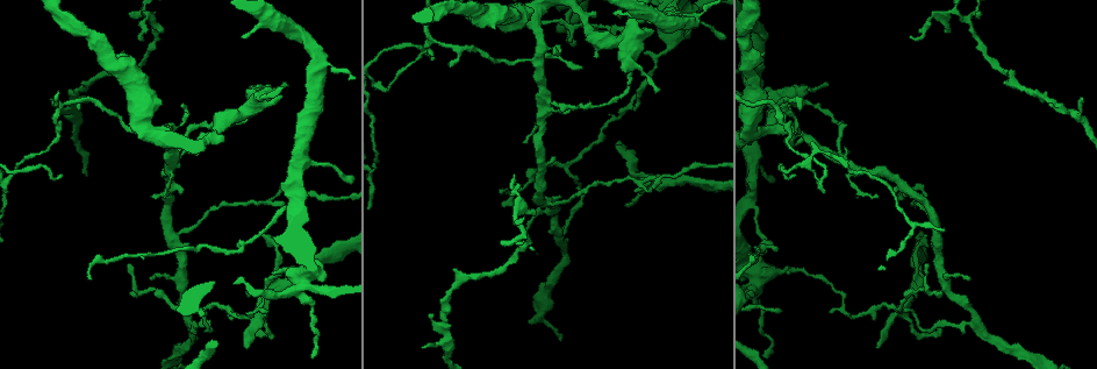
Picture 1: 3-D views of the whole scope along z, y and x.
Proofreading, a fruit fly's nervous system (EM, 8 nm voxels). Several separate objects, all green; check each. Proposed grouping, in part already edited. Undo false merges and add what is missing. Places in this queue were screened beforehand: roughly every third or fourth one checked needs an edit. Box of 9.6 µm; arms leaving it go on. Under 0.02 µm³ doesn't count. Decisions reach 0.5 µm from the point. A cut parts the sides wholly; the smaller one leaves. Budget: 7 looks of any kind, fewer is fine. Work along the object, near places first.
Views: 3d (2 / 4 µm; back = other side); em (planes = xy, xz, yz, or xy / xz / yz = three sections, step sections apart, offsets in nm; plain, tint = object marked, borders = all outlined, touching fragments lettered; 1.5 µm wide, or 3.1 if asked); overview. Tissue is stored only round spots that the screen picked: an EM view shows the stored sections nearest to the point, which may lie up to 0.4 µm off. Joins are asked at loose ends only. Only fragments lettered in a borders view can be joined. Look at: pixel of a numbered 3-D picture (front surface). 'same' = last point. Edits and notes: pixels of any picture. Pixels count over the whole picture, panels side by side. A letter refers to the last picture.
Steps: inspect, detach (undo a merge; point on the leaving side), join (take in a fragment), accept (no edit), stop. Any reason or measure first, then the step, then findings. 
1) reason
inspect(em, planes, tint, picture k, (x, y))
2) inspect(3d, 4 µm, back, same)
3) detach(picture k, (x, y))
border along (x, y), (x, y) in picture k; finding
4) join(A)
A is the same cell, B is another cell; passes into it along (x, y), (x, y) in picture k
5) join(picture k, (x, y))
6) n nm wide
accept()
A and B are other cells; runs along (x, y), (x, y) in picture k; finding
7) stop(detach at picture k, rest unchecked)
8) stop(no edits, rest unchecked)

sharp bend
inspect(3d, 4 µm, back, picture 1, (383, 89))

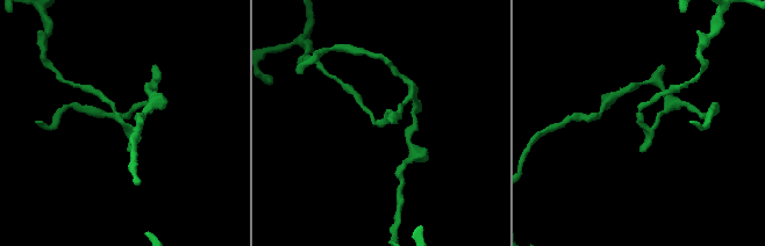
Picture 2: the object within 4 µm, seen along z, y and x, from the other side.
inspect(em, planes, tint, picture 2, (640, 123))

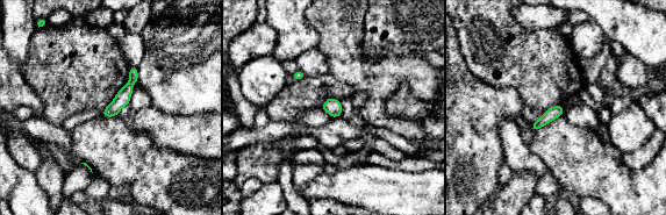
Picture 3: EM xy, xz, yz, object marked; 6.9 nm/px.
inspect(em, planes, borders, same)

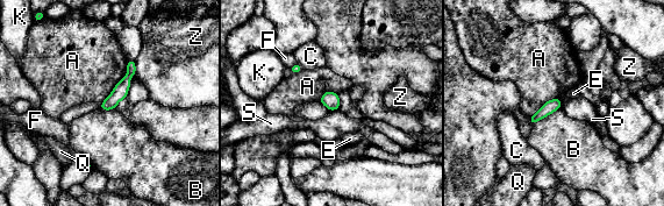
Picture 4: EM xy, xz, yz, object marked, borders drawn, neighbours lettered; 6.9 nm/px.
90 nm wide
accept()
A, B, C, E, F, K, Q, S and Z are other cells; continuous, no second neuron

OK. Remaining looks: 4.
three arms meet
inspect(3d, 4 µm, back, picture 1, (539, 64))

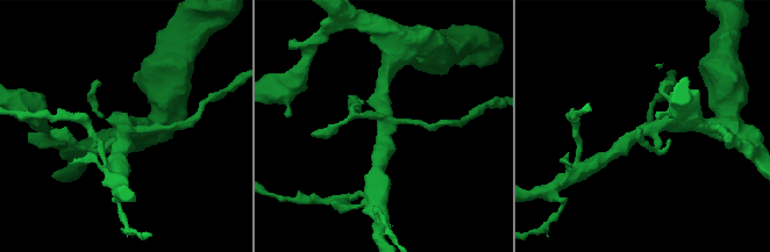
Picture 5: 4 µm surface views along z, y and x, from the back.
inspect(em, planes, plain, picture 5, (127, 130))

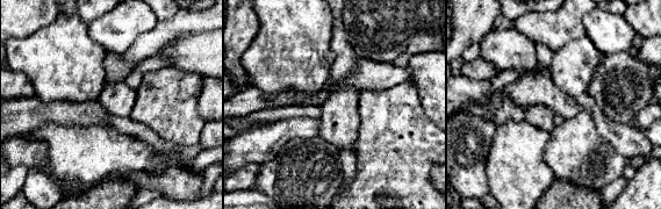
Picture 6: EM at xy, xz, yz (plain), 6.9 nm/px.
inspect(em, planes, borders, same)

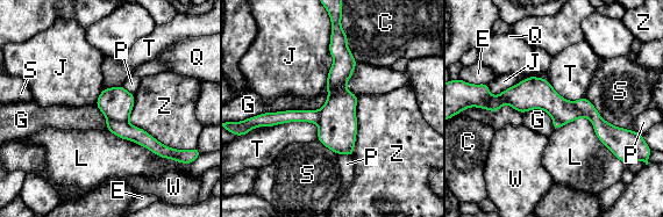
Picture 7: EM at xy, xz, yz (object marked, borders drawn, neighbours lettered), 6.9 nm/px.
200 nm wide
detach(picture 7, (125, 130))
C, E, G, J, L, P, Q, S, T, W and Z are other cells; border along (108, 118), (127, 121) in picture 7; a second neuron is stuck on

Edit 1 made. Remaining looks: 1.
stop(detach at picture 7, rest unchecked)

